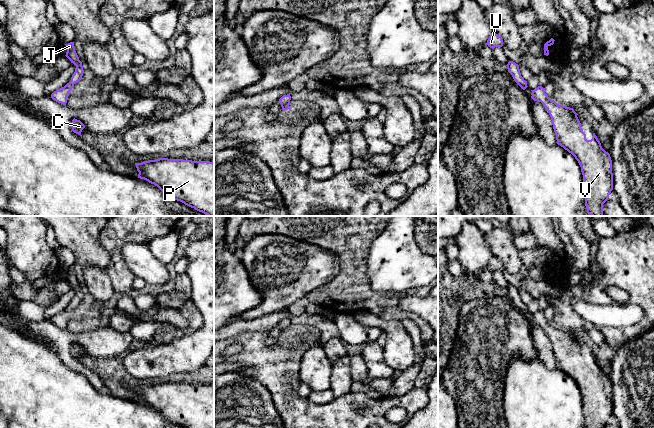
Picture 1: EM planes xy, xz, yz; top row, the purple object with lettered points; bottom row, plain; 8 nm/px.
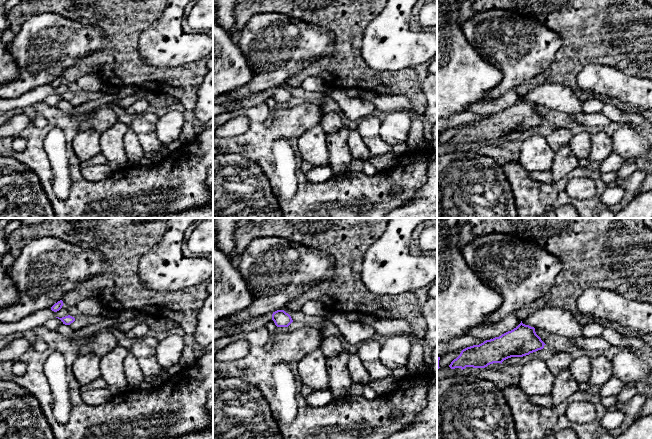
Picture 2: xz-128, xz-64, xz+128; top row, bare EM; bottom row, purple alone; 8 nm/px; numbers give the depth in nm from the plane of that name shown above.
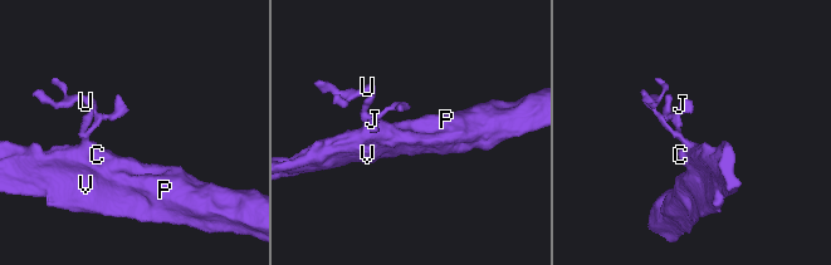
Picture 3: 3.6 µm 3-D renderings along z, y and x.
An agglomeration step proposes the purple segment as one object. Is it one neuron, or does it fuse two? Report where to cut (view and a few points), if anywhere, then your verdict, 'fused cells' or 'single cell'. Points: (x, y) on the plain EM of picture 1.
no cut | single cell

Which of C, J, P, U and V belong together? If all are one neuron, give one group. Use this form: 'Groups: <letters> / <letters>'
Groups: C J P U V

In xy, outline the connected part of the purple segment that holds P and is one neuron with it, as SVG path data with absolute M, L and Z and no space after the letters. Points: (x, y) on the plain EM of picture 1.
M159 382L135 387L138 402L157 410L168 421L184 428L214 428L214 387Z

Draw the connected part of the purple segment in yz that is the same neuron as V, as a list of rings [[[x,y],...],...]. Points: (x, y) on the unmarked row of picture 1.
[[[541,310],[531,315],[531,322],[541,326],[551,341],[557,368],[571,377],[581,391],[585,428],[604,428],[613,414],[610,378],[602,372],[595,357],[591,364],[586,363],[573,332],[551,324]]]

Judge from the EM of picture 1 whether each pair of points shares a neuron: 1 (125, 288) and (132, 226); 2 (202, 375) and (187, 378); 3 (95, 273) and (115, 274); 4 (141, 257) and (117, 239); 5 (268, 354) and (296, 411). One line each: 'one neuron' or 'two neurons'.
1: one neuron
2: one neuron
3: two neurons
4: two neurons
5: one neuron

